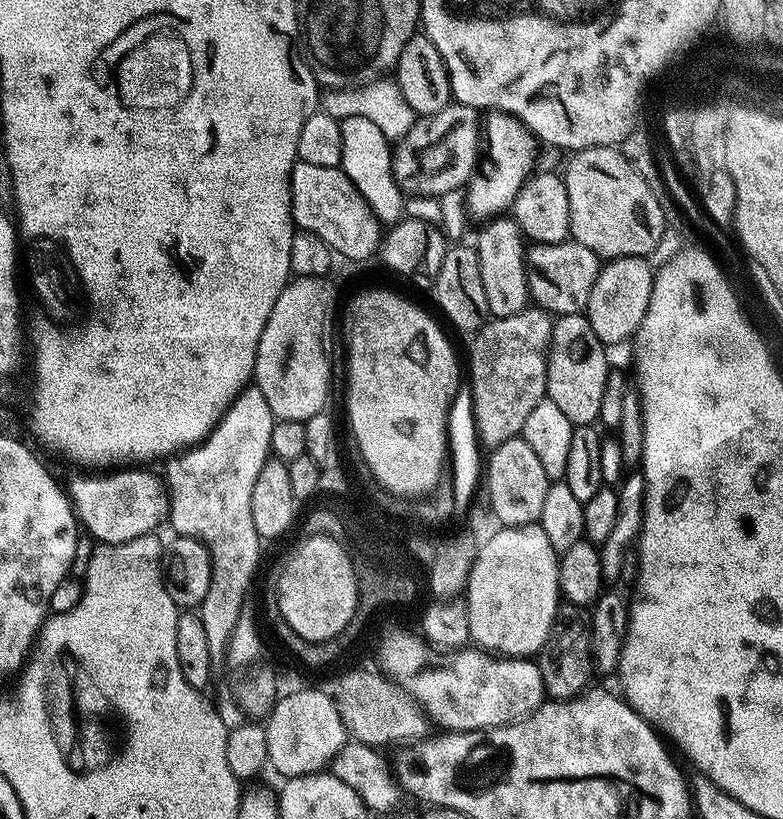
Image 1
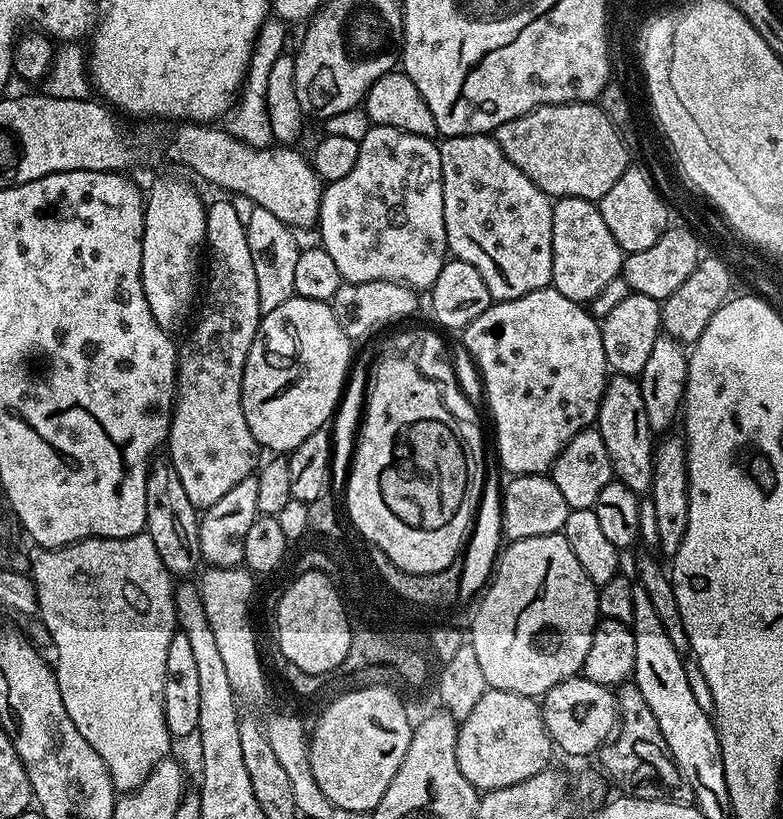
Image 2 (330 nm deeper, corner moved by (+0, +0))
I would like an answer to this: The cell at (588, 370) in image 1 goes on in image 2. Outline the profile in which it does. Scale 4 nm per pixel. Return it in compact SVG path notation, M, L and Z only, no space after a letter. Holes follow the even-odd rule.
M609 375L608 385L596 415L595 427L606 442L615 479L637 494L652 490L652 461L654 459L654 434L646 422L646 406L642 402L642 390L631 376Z

